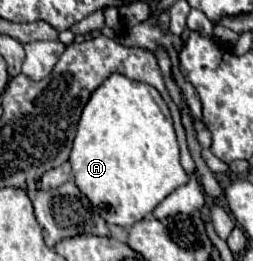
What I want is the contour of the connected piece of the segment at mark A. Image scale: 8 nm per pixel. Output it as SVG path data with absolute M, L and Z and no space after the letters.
M112 74L98 90L94 90L88 104L84 106L74 146L70 152L70 164L76 186L86 194L86 198L100 212L106 224L116 226L132 226L140 222L170 192L188 182L188 174L180 164L180 150L166 102L152 86L134 82L122 74Z

